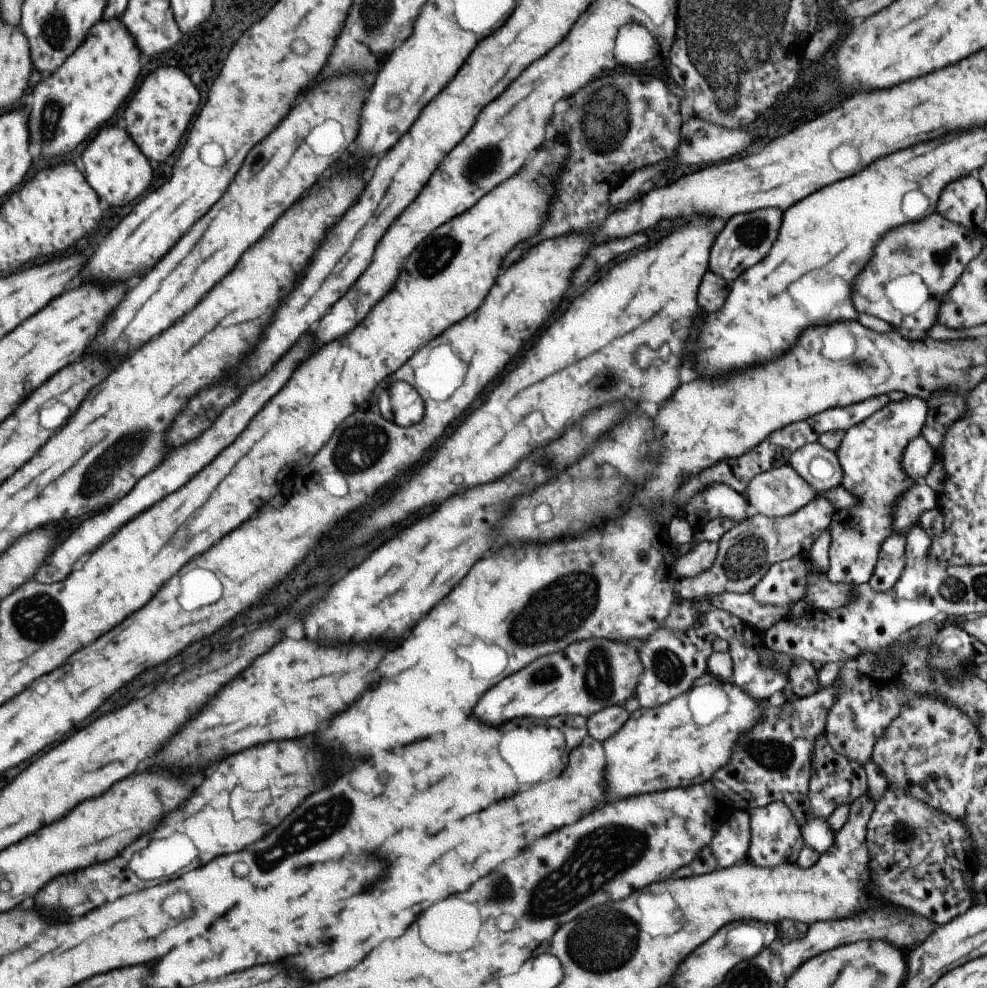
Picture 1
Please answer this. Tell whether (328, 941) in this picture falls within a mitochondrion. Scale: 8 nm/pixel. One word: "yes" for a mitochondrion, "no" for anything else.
no

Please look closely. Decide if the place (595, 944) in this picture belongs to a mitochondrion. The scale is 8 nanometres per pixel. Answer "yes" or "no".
yes

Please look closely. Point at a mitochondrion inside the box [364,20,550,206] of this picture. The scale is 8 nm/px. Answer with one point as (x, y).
(479, 167)

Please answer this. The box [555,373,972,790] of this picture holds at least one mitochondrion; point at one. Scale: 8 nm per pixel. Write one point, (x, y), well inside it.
(779, 757)

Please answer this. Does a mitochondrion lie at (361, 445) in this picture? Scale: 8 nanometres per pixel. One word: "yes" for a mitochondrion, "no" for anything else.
yes

